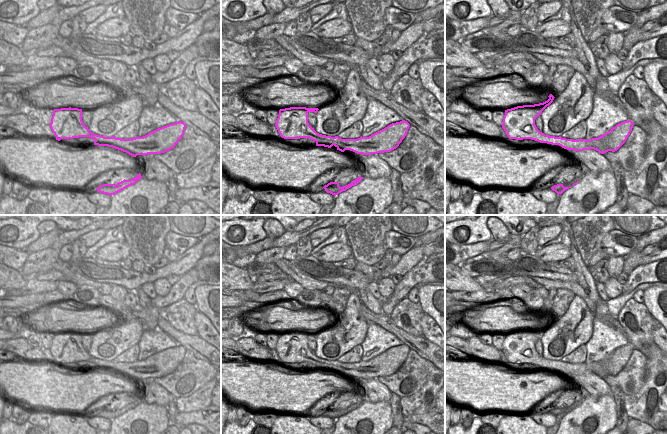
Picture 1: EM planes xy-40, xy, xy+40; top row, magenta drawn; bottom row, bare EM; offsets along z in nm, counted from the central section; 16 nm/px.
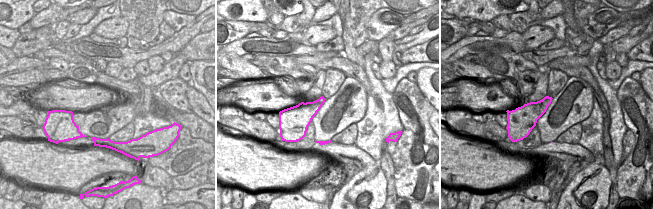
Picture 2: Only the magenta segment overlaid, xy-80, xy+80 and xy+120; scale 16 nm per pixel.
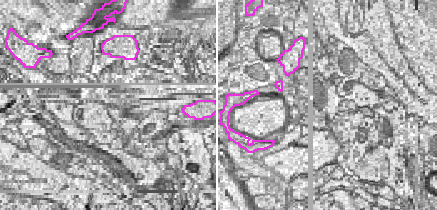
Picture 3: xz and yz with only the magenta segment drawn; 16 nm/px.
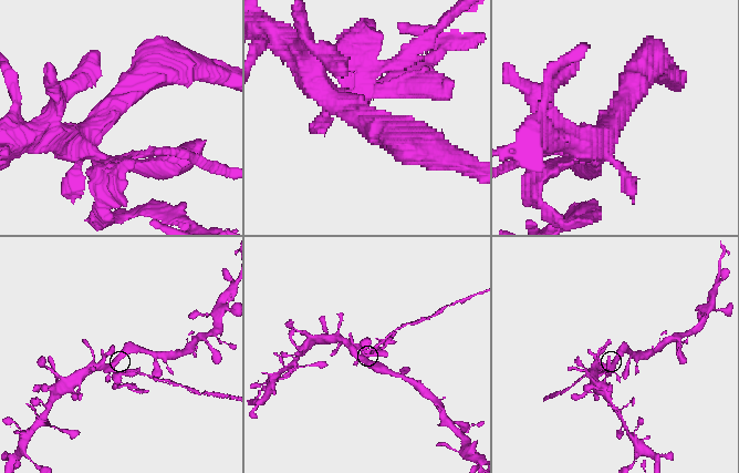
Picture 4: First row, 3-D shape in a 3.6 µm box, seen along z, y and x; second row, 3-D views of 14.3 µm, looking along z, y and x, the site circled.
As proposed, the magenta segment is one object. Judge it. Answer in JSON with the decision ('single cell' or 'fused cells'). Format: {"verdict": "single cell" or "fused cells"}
{"verdict": "fused cells"}

